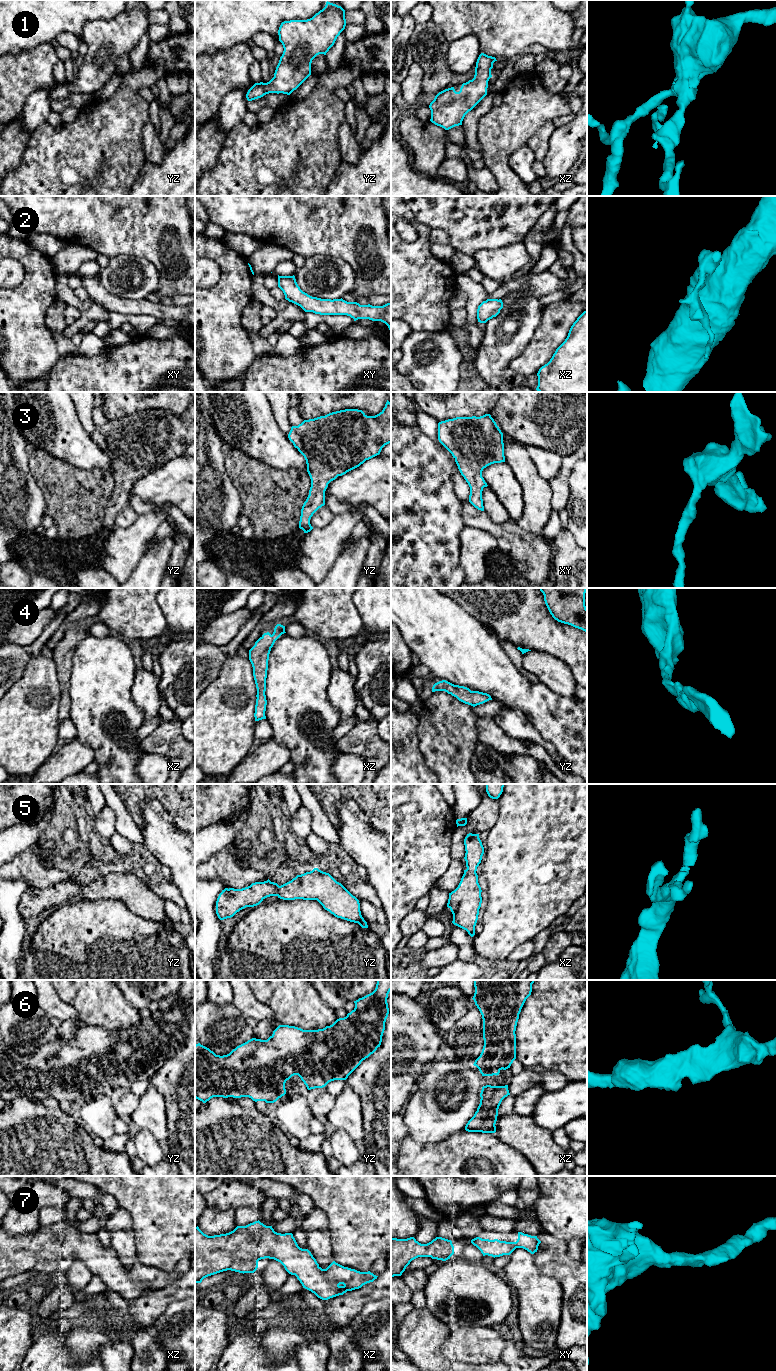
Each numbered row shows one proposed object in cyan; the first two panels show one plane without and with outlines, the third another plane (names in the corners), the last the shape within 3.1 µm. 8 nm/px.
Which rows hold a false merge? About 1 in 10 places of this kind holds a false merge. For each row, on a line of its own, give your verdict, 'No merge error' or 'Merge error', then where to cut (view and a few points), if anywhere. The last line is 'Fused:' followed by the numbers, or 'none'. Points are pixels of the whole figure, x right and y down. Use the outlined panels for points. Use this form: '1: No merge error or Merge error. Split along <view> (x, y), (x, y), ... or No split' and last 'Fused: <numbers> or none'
1: No merge error. No split
2: No merge error. No split
3: No merge error. No split
4: No merge error. No split
5: No merge error. No split
6: No merge error. No split
7: No merge error. No split
Fused: none

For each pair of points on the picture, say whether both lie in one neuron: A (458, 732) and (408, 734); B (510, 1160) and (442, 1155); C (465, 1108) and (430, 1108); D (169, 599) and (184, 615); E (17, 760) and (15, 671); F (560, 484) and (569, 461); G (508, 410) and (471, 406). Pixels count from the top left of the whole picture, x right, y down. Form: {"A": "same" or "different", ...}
{"A": "different", "B": "same", "C": "same", "D": "same", "E": "different", "F": "same", "G": "different"}

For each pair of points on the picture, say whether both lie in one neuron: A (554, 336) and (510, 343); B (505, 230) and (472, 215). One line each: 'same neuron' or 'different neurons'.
A: different neurons
B: same neuron

